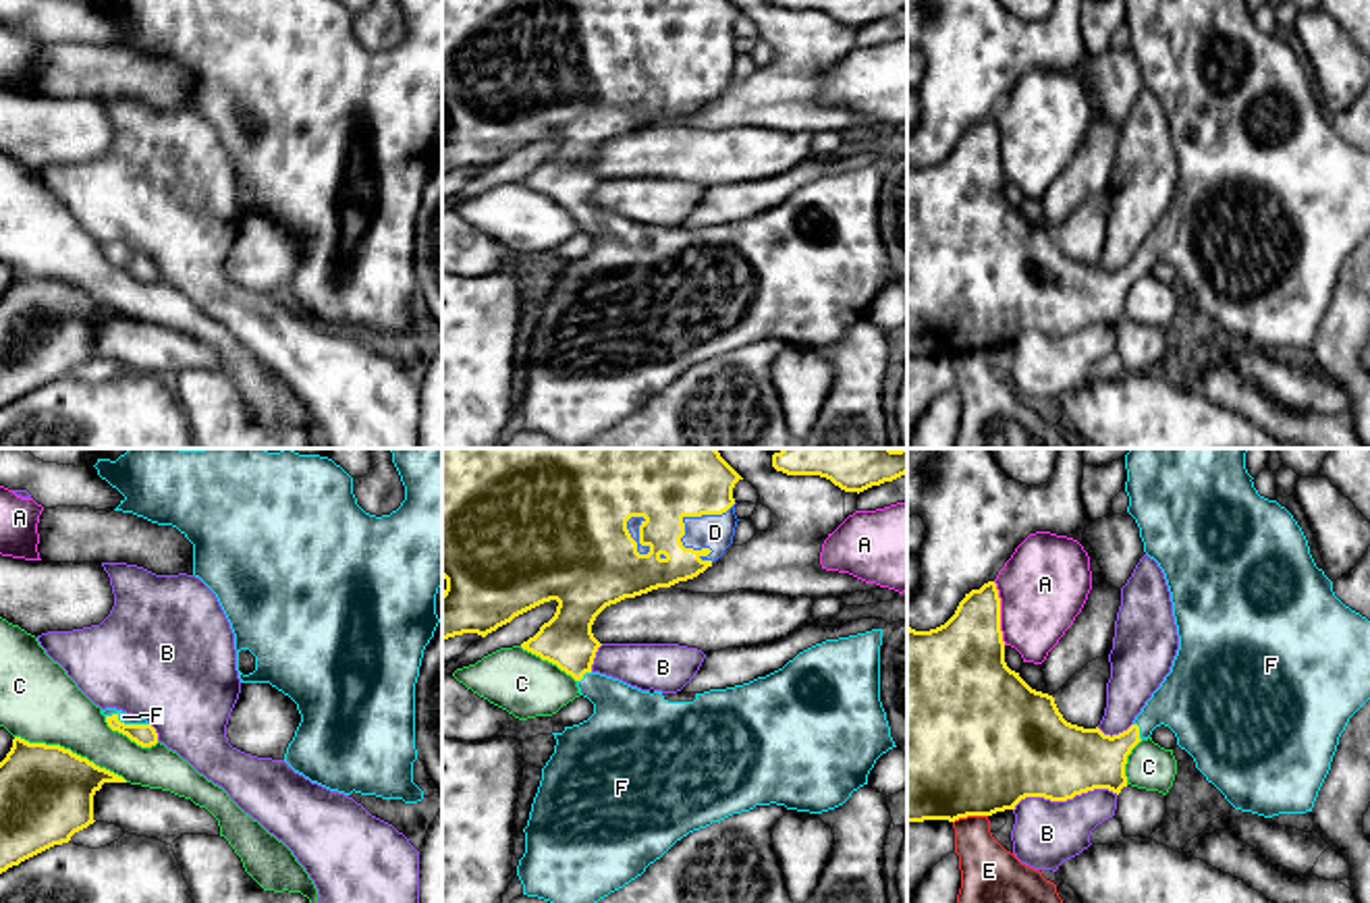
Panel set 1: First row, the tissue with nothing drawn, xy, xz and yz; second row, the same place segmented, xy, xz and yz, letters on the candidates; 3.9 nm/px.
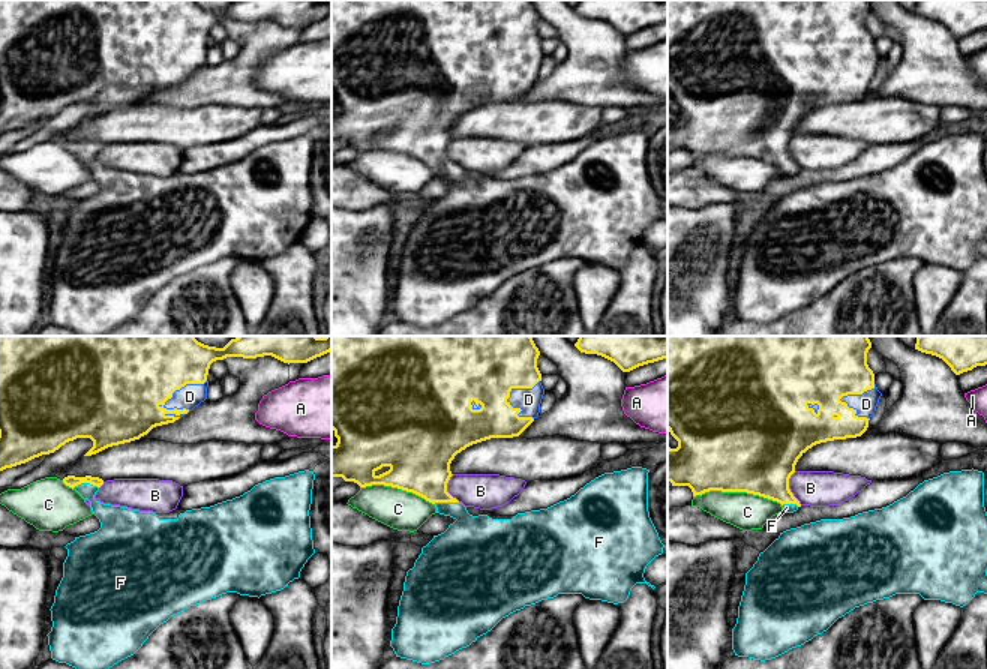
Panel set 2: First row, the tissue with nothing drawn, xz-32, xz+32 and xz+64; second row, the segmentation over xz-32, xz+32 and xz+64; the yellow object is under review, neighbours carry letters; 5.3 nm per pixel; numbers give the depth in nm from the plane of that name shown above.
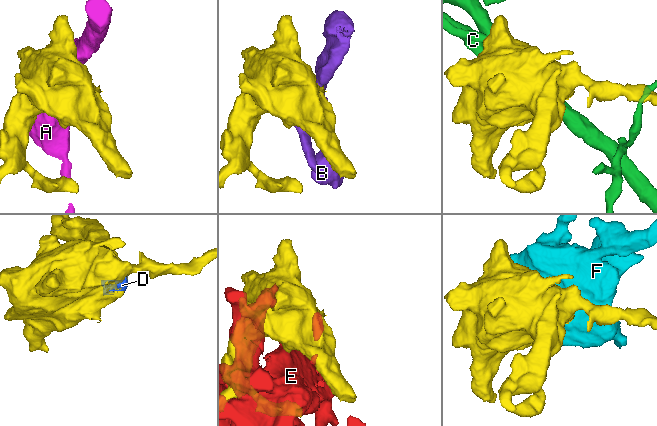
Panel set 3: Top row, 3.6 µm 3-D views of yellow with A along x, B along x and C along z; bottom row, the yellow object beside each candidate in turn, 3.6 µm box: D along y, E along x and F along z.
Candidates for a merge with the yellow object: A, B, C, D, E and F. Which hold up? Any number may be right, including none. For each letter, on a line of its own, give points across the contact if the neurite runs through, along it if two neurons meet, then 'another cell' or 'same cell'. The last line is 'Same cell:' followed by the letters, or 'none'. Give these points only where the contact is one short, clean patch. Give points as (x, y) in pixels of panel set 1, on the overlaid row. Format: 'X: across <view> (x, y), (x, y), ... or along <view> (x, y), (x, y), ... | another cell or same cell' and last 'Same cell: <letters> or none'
A: another cell
B: another cell
C: another cell
D: same cell
E: another cell
F: across xy (144, 735), (127, 725), (123, 717) | same cell
Same cell: D, F

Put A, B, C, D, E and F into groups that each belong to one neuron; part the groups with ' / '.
A / B / C / D F / E

